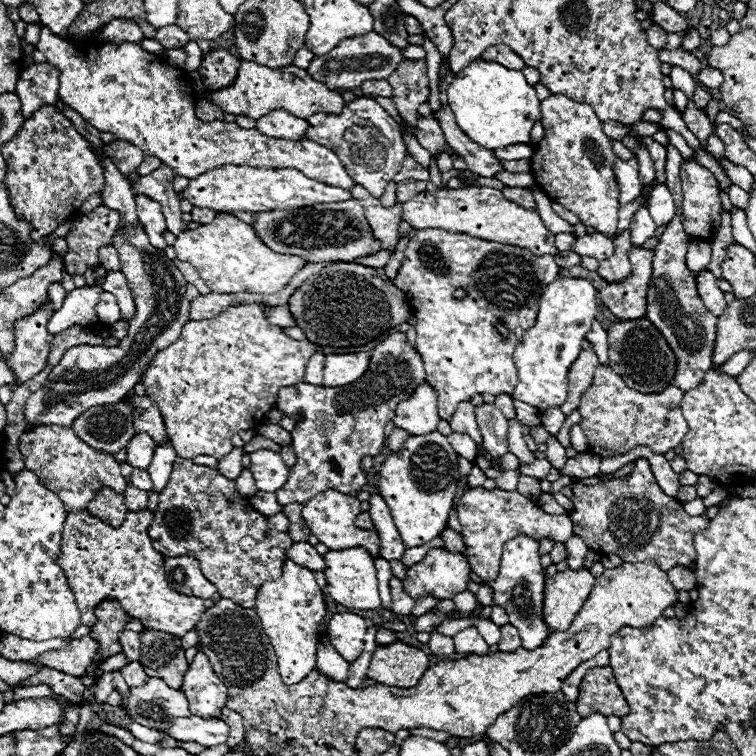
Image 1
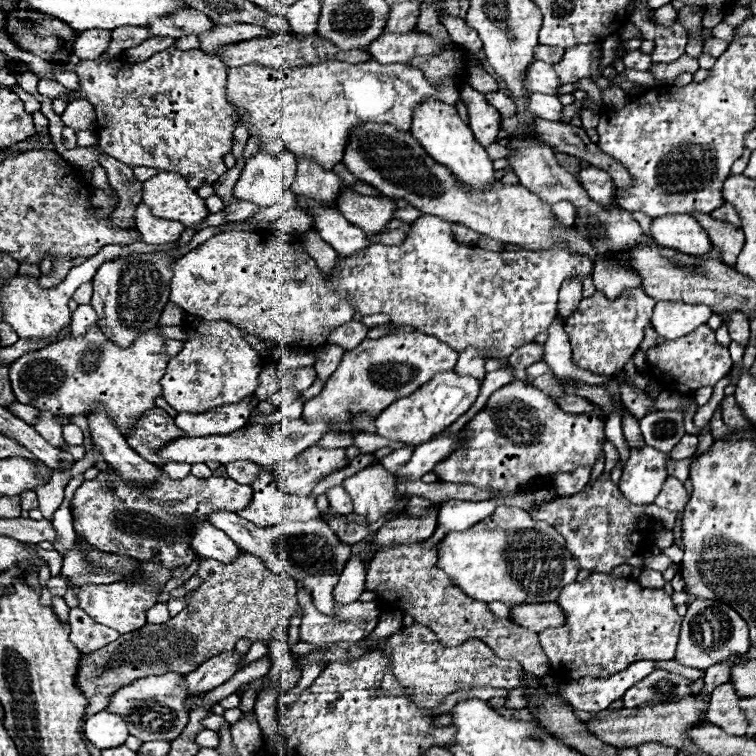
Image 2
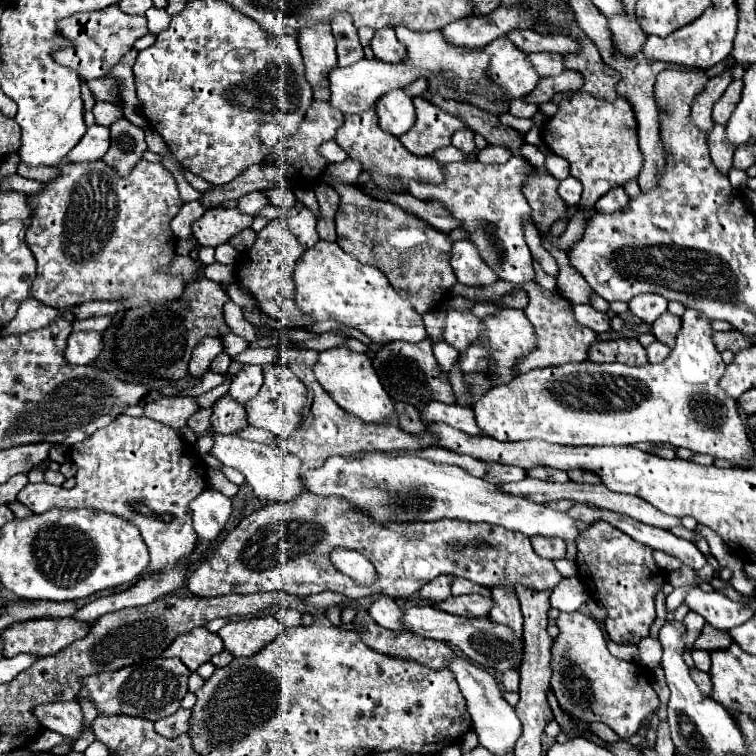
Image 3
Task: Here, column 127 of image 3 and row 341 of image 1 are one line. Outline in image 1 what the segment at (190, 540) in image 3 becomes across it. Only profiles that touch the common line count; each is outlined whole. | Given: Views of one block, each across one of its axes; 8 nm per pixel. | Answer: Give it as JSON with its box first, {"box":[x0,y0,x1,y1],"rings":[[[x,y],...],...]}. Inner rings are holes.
{"box":[394,228,608,420],"rings":[[[442,228],[418,230],[410,238],[394,286],[406,294],[410,310],[416,316],[416,350],[420,350],[424,358],[426,380],[438,392],[438,416],[442,420],[450,420],[458,404],[470,400],[472,394],[488,392],[498,396],[514,392],[518,382],[512,362],[514,346],[520,344],[524,332],[534,326],[538,298],[558,272],[560,268],[554,256],[534,256],[518,246],[446,232]],[[600,322],[592,324],[592,330],[586,334],[586,340],[592,344],[600,364],[608,364],[608,332],[602,328]]]}

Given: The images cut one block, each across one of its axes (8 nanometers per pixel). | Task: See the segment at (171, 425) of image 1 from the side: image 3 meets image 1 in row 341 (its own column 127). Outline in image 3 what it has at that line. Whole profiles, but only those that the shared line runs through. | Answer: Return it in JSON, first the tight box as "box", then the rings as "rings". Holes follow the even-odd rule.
{"box":[26,160,184,308],"rings":[[[66,160],[60,166],[60,178],[52,180],[42,194],[32,196],[34,218],[26,232],[28,246],[38,262],[38,274],[32,284],[32,296],[54,308],[68,308],[74,304],[90,300],[114,300],[126,298],[126,308],[140,306],[144,302],[172,302],[180,298],[184,282],[178,276],[164,274],[164,268],[170,264],[176,254],[176,238],[170,230],[170,220],[182,208],[178,188],[170,170],[162,164],[142,160],[140,166],[130,172],[130,176],[116,176],[102,160],[88,164],[68,164]],[[56,260],[62,268],[62,280],[50,284],[42,278],[42,268],[46,262]]]}

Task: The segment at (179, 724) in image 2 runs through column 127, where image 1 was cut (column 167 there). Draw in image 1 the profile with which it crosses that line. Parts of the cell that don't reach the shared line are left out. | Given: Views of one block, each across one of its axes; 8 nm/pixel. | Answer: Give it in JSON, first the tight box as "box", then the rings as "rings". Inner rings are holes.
{"box":[128,678,190,728],"rings":[[[150,678],[144,686],[130,688],[128,714],[134,722],[164,728],[170,718],[190,714],[182,690],[172,690],[160,678]]]}

